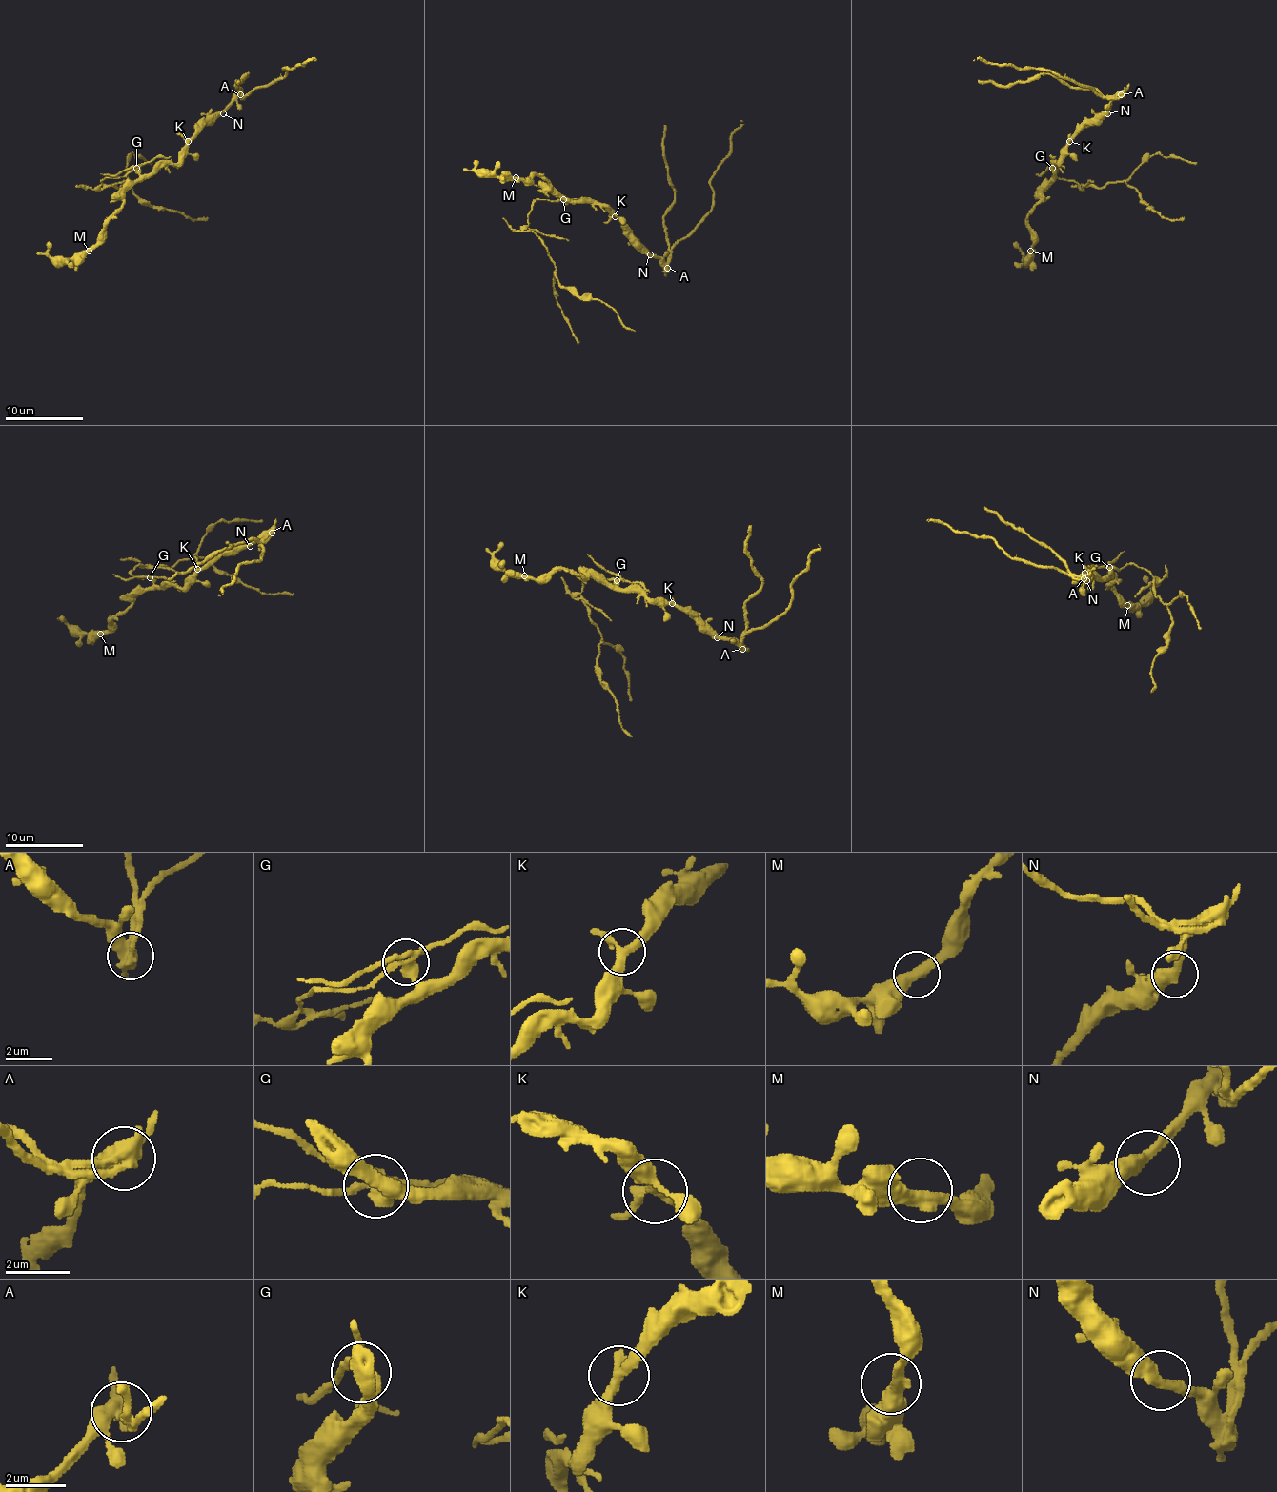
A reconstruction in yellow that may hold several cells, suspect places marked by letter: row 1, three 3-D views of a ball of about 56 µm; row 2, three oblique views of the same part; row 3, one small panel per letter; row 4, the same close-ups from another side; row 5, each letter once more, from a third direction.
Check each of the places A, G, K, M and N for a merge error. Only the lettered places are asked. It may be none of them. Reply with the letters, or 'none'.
A, G

